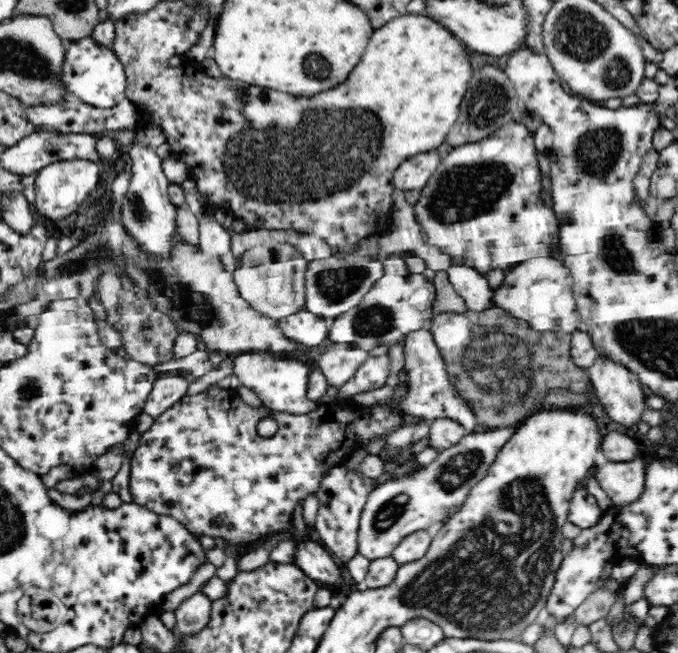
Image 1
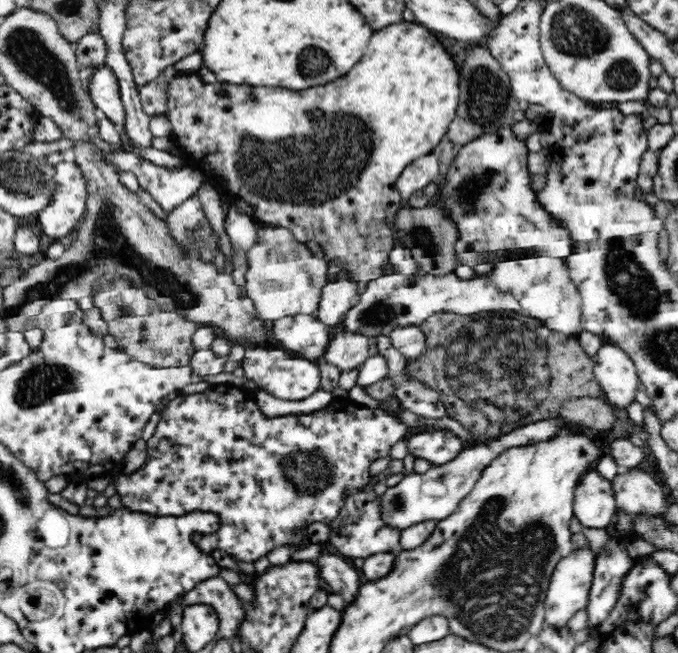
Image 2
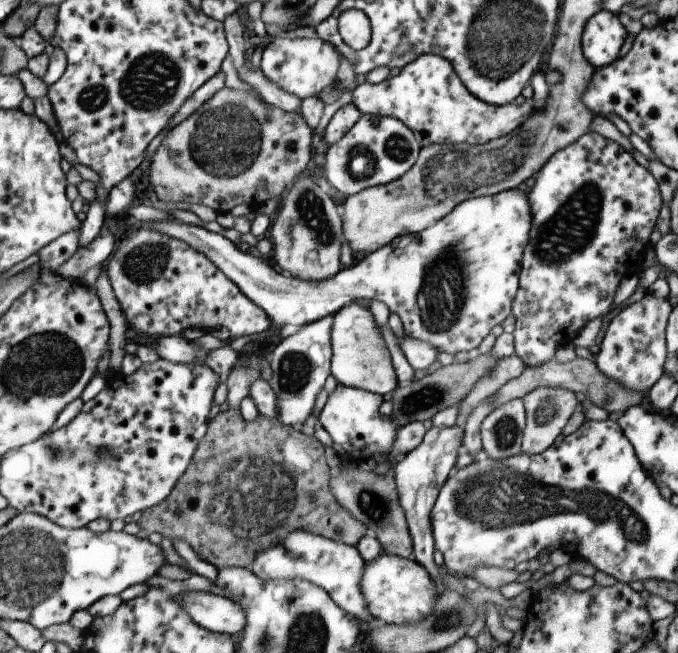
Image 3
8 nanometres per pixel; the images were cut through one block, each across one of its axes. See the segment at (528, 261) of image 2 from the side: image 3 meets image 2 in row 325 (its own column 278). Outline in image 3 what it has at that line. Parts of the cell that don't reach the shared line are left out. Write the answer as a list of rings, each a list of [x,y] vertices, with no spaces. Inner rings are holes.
[[[333,314],[301,327],[295,334],[274,341],[269,354],[269,384],[277,402],[277,420],[285,426],[298,428],[313,410],[315,396],[330,374],[331,324]],[[297,529],[287,533],[287,536],[277,546],[272,546],[254,556],[250,571],[264,581],[280,581],[301,579],[323,588],[341,610],[363,622],[372,620],[367,604],[361,596],[361,574],[364,560],[359,556],[354,545],[333,542]]]

